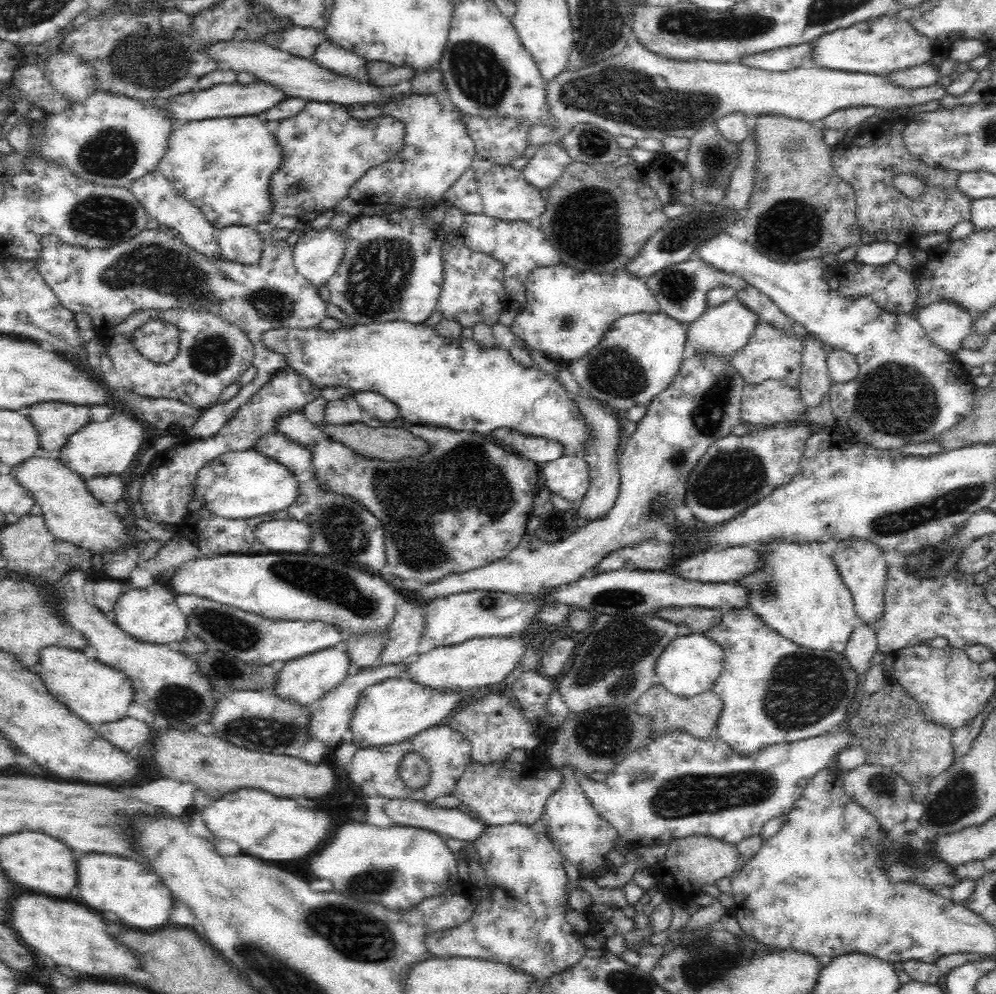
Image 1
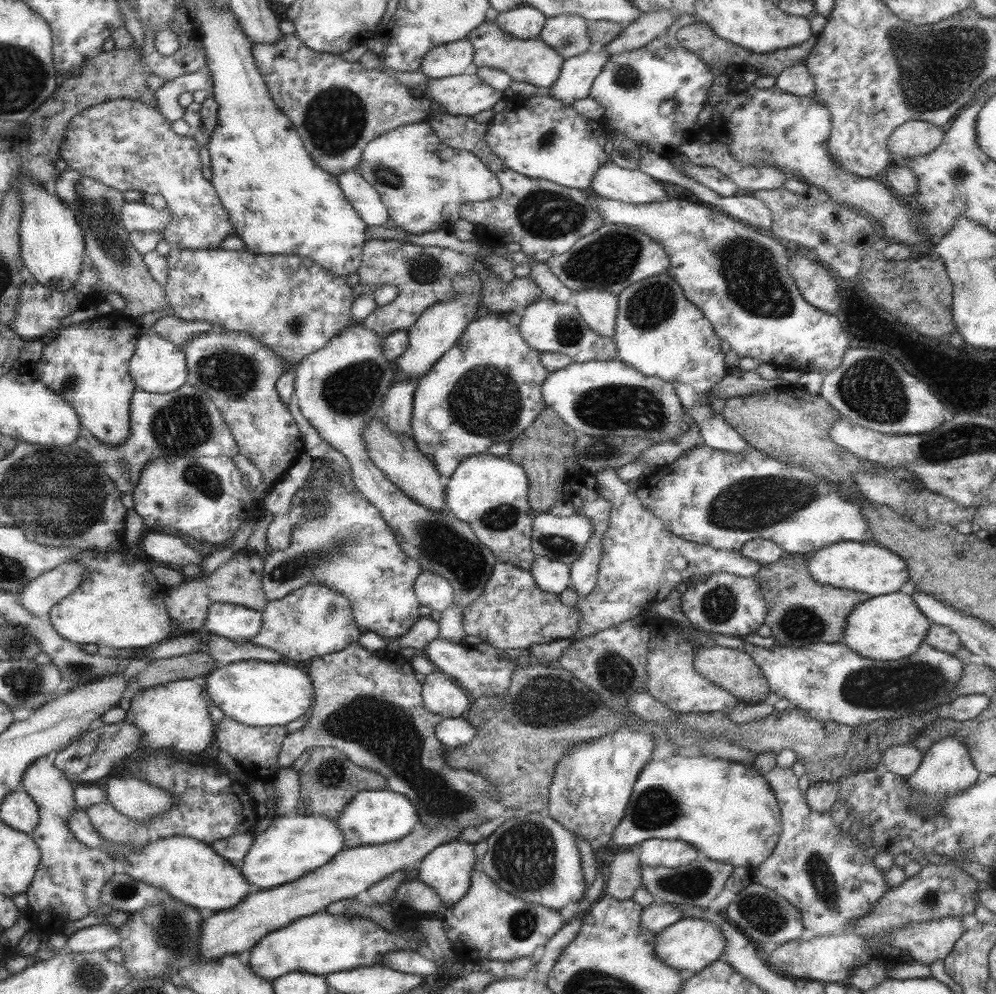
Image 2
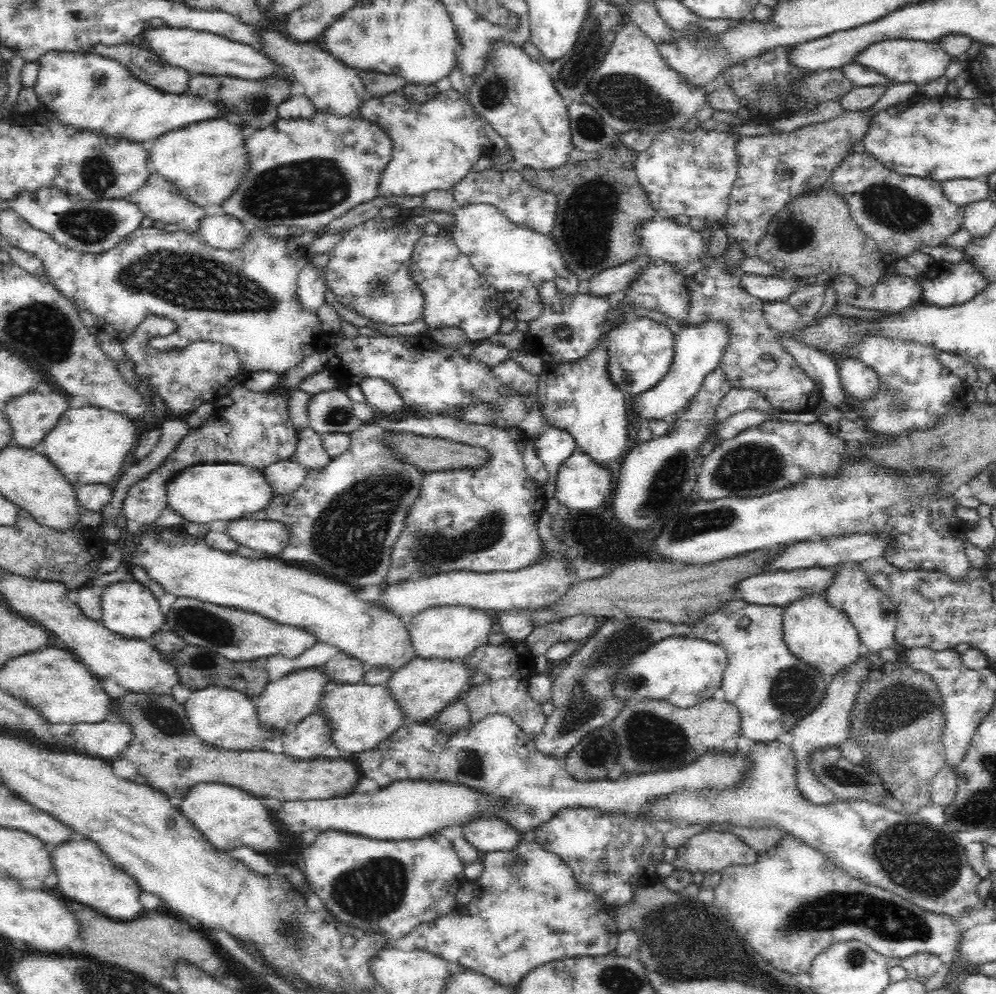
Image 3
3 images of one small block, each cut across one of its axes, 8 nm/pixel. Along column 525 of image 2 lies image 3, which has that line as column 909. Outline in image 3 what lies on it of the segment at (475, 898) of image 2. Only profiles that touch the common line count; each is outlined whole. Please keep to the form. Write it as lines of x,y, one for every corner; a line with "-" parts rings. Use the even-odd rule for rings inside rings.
784,836
778,848
758,854
754,864
732,864
722,870
722,878
716,886
712,886
712,890
712,904
724,918
732,922
734,930
738,930
746,944
754,948
754,954
762,956
774,968
792,976
810,972
814,958
832,942
862,940
872,950
890,960
906,960
916,952
930,952
936,956
942,956
950,950
956,952
962,936
962,930
956,926
956,920
926,912
920,906
908,902
906,898
900,898
880,888
870,888
868,884
846,876
846,872
828,862
820,850
814,850
792,836

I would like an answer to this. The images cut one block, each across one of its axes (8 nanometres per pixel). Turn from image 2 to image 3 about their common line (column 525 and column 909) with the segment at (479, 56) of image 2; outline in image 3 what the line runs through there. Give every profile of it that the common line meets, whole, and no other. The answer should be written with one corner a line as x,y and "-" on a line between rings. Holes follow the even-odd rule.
882,40
876,42
872,46
868,46
862,54
858,54
858,58
854,60
878,74
882,74
884,78
888,78
892,84
906,84
912,82
916,86
928,84
932,80
938,80
944,76
944,72
948,70
948,66
954,62
954,56
950,56
938,40
932,42
916,42
916,40

